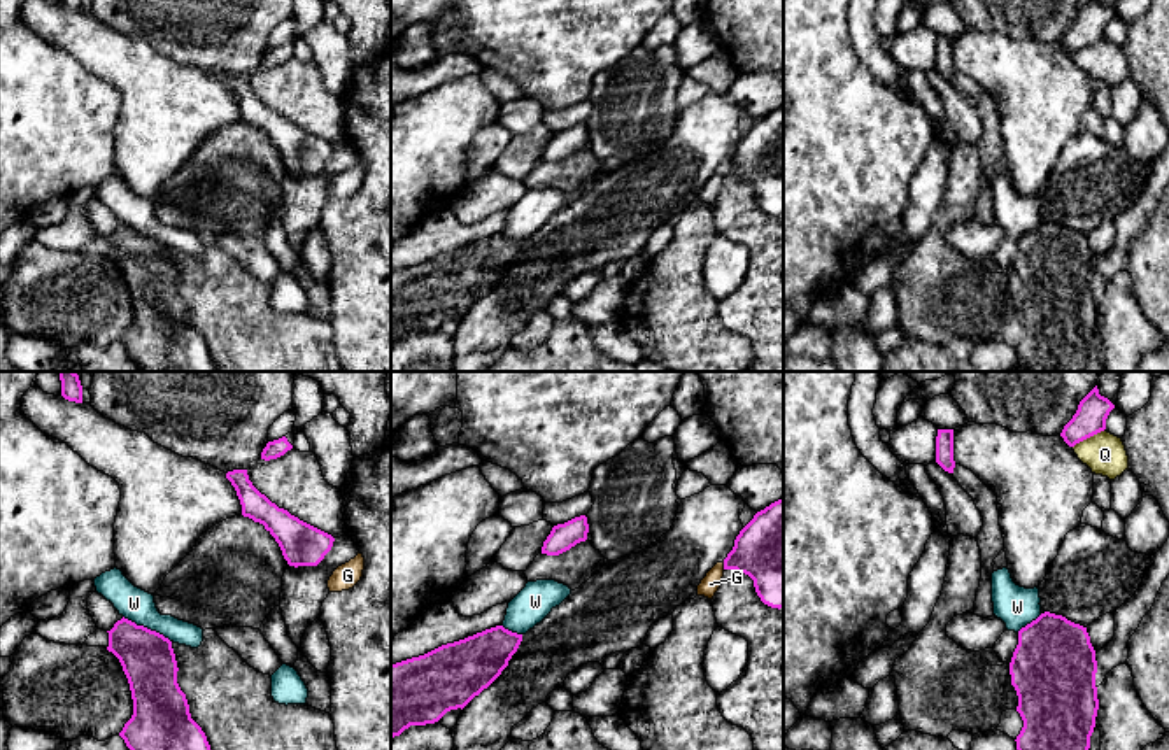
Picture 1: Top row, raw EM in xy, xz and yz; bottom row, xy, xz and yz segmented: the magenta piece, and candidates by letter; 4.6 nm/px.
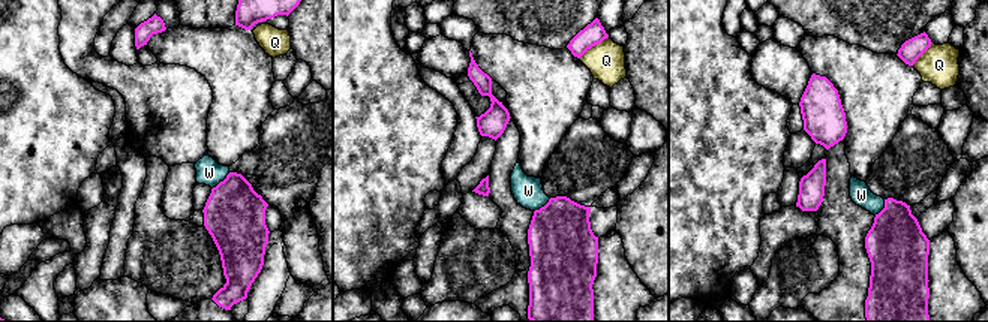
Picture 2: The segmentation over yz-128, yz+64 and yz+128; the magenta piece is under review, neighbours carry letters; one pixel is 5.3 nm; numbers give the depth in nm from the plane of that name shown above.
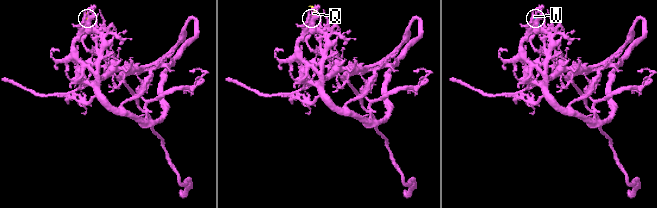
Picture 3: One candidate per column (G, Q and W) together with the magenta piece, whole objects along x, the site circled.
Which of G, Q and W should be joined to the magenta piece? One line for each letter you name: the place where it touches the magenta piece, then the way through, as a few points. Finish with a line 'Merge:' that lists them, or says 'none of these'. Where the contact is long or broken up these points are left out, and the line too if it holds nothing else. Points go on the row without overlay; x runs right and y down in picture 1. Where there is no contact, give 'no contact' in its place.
W: xy (146, 235)
Merge: W

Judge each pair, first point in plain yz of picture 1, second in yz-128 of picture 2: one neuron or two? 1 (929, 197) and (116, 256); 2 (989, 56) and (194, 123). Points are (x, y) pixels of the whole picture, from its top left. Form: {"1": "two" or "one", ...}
{"1": "two", "2": "two"}

